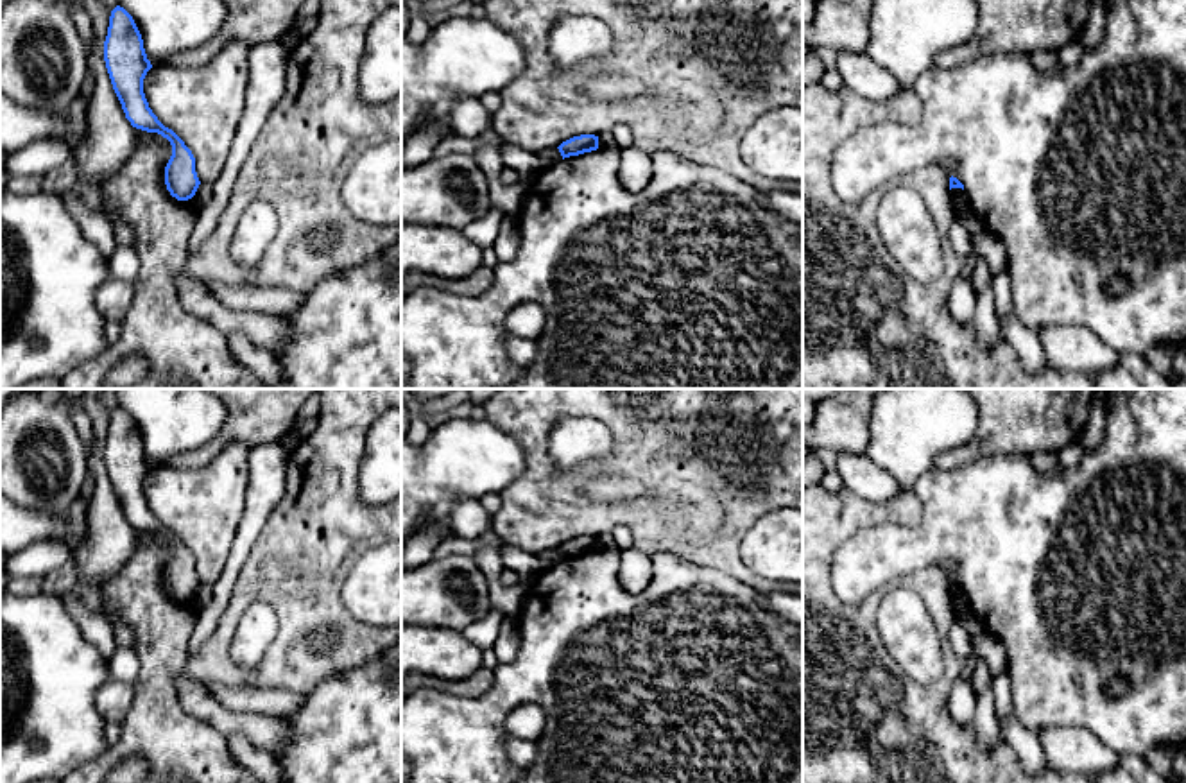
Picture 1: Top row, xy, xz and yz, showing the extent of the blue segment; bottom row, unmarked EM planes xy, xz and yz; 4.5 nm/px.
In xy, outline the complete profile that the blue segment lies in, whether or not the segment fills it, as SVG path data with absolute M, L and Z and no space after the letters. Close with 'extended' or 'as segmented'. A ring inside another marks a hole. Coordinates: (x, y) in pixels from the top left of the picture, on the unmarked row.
M120 407L109 417L104 462L131 527L147 534L158 534L172 546L172 557L165 568L167 591L177 602L192 600L201 586L195 573L195 559L185 543L172 530L165 529L149 509L143 480L152 466L147 460L143 441L133 417Z; as segmented

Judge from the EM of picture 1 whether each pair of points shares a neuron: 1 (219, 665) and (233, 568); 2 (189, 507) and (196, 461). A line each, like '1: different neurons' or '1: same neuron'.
1: different neurons
2: different neurons

